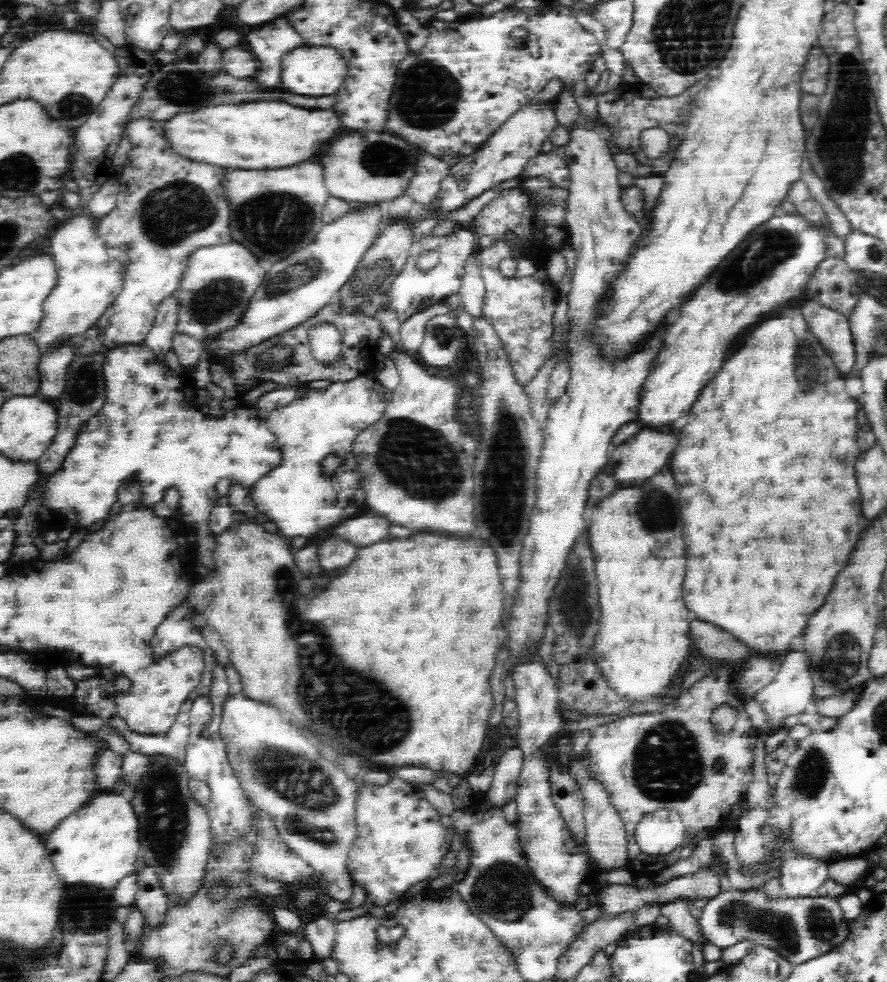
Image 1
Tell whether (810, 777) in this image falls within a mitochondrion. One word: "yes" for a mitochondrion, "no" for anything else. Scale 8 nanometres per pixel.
yes

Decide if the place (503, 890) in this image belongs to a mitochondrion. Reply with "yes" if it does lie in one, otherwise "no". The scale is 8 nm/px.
yes

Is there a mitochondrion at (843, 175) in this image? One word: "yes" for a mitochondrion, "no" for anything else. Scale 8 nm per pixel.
yes

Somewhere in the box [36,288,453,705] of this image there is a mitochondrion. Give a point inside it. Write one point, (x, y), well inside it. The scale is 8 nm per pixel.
(86, 393)

